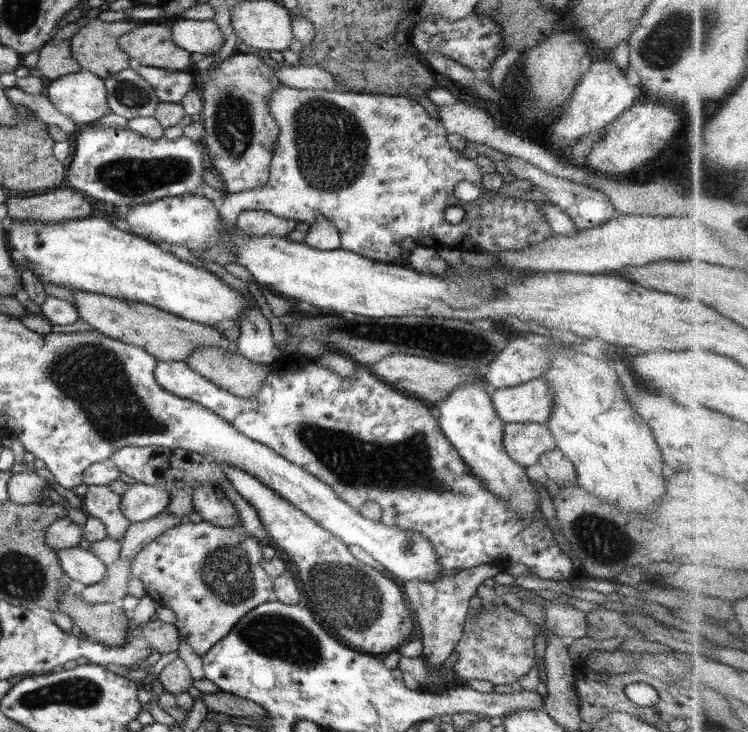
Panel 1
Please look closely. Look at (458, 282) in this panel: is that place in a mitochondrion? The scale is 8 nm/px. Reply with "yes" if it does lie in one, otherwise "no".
no

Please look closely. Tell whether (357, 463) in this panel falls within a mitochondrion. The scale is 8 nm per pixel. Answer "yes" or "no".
yes

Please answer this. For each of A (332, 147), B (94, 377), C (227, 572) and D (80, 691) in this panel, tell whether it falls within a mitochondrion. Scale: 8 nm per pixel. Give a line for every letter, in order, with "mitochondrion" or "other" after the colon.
A: mitochondrion
B: mitochondrion
C: mitochondrion
D: mitochondrion

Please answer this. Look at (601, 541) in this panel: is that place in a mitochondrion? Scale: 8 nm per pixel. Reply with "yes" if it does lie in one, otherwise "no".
yes

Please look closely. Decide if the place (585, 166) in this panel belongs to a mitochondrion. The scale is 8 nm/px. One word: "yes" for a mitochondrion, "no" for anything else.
no

